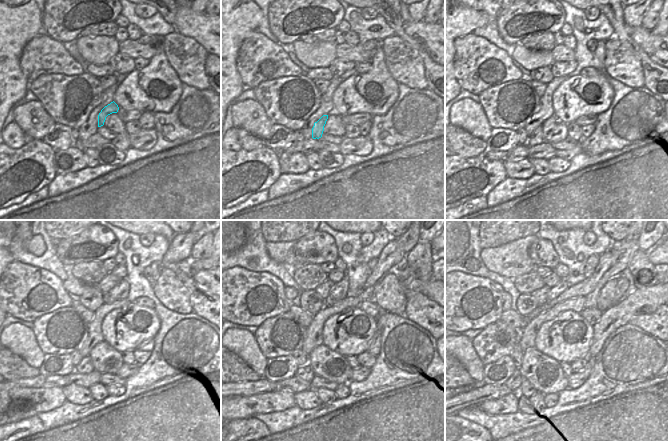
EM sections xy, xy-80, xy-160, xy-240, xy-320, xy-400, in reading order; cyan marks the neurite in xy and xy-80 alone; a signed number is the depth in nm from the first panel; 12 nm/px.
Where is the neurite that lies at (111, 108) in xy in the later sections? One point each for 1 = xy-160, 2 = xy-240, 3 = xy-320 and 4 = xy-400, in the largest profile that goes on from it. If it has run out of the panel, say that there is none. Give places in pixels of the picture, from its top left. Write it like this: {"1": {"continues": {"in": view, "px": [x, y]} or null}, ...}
{"1": {"continues": {"in": "xy-160", "px": [536, 138]}}, "2": {"continues": {"in": "xy-240", "px": [85, 366]}}, "3": {"continues": {"in": "xy-320", "px": [304, 372]}}, "4": {"continues": {"in": "xy-400", "px": [514, 382]}}}

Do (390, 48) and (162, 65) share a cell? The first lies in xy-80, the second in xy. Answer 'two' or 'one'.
two

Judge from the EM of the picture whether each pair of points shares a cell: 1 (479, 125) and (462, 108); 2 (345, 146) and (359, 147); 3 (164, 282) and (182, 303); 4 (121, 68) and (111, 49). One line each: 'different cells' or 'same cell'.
1: same cell
2: same cell
3: same cell
4: different cells

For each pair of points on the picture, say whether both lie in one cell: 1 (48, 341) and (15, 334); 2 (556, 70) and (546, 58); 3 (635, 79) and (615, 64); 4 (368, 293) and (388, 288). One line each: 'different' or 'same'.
1: different
2: different
3: same
4: different

